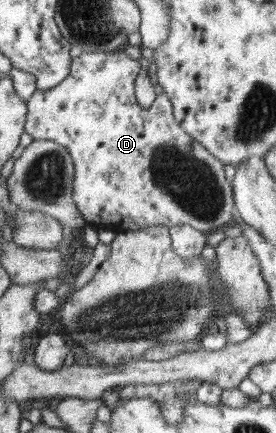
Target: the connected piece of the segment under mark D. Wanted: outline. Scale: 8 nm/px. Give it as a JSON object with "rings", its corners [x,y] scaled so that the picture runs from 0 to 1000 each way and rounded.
{"rings":[[[417,115],[409,120],[308,120],[268,134],[257,169],[225,194],[207,196],[170,212],[134,208],[101,240],[101,273],[94,279],[94,307],[123,323],[196,326],[236,337],[250,356],[264,363],[275,404],[268,423],[268,460],[283,473],[286,490],[308,501],[322,517],[402,520],[413,529],[438,527],[442,533],[504,533],[554,522],[605,522],[620,529],[638,522],[685,520],[717,533],[746,540],[812,529],[855,510],[855,467],[848,464],[848,432],[841,423],[815,413],[815,376],[797,372],[779,356],[750,346],[746,339],[714,326],[692,309],[663,298],[663,291],[634,270],[634,240],[620,224],[594,210],[572,222],[569,233],[540,249],[500,236],[493,219],[493,189],[514,164],[511,145],[475,132],[460,120]]]}

